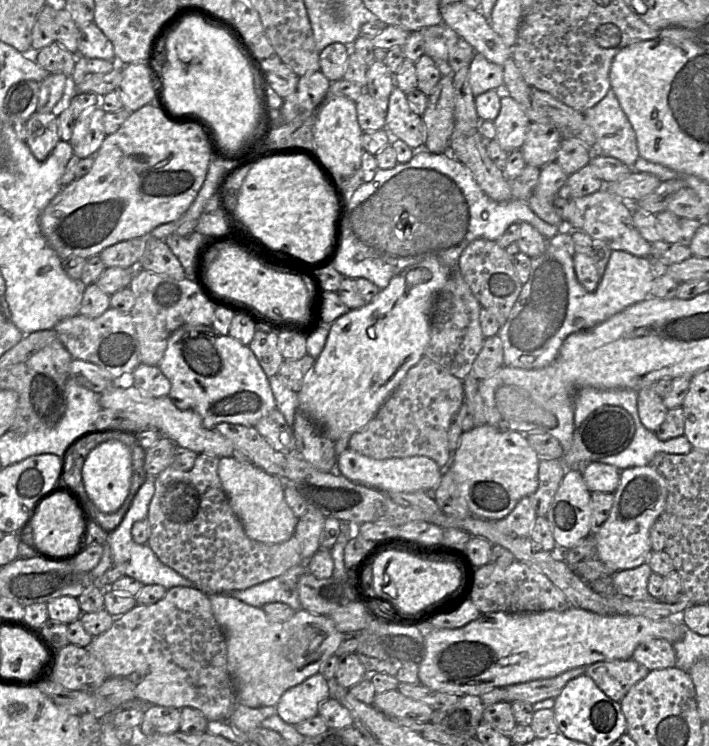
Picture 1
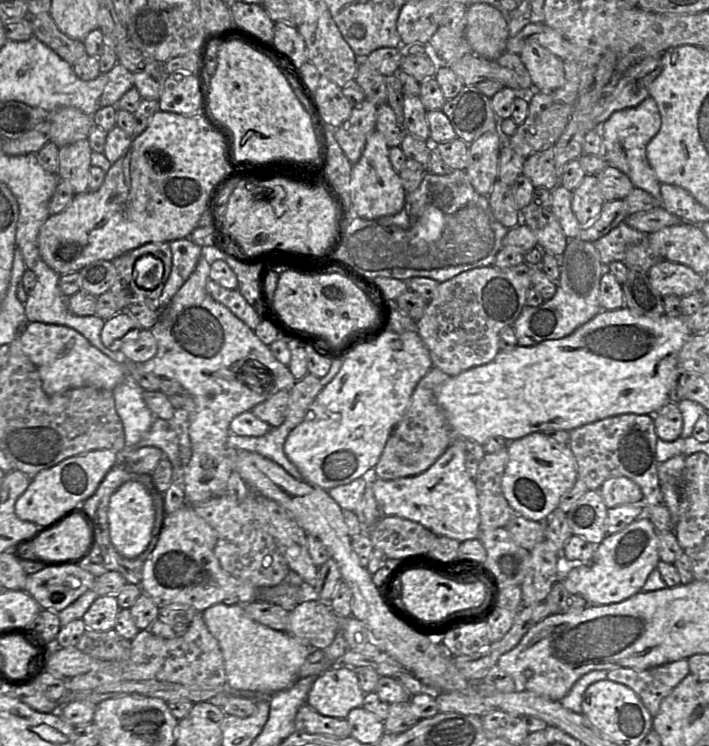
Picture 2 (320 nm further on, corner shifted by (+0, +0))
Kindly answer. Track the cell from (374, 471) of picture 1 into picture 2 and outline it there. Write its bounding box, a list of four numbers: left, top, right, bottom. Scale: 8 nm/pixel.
[372,439,481,542]

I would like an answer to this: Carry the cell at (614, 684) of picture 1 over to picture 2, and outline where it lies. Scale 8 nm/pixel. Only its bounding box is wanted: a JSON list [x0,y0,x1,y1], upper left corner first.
[607,659,690,717]

